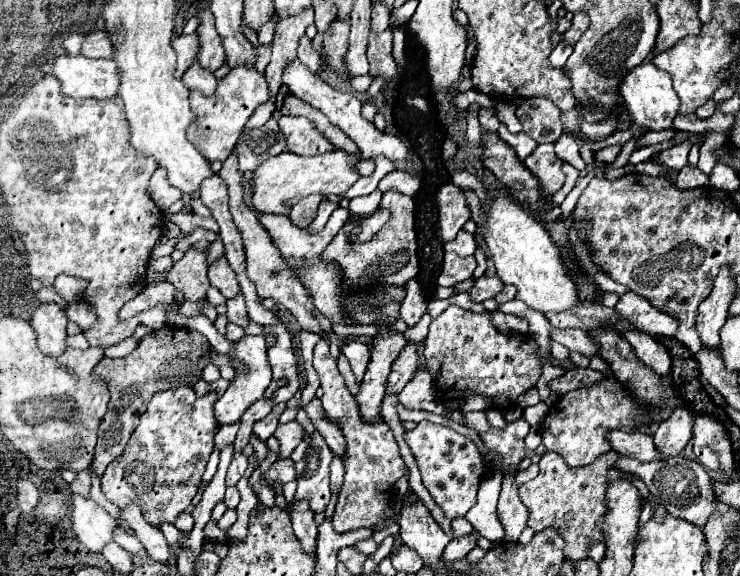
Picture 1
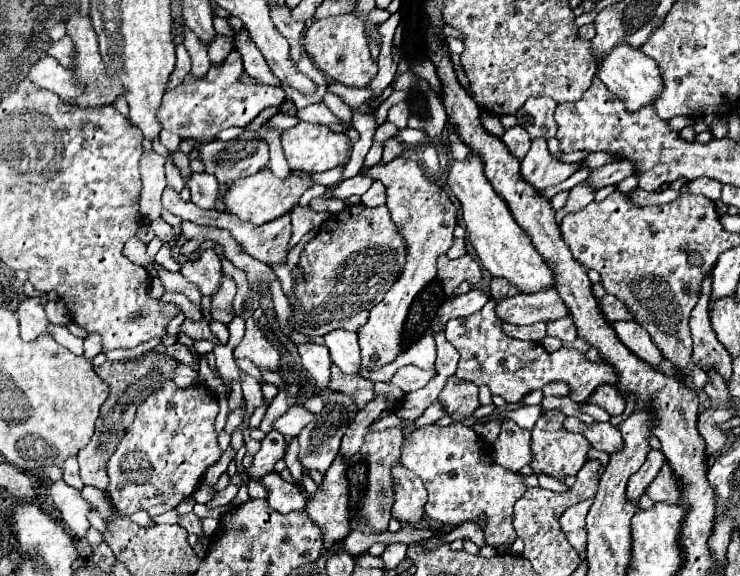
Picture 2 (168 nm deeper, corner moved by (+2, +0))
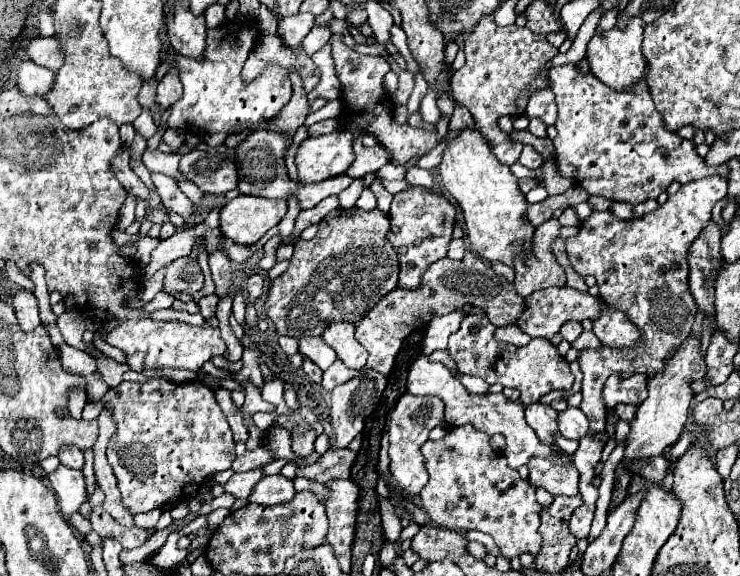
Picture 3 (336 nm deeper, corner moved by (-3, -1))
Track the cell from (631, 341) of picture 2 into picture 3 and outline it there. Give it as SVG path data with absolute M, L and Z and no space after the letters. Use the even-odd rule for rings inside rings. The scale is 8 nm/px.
M607 308L595 322L593 334L609 348L631 348L639 342L639 328L615 308Z

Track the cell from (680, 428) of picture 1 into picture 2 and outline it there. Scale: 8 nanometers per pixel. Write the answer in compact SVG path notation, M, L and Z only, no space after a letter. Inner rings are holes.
M650 451L646 463L640 467L638 473L634 473L634 477L630 477L630 483L628 483L628 489L626 489L626 497L632 501L632 503L638 503L640 497L646 493L646 489L652 485L656 473L658 473L658 467L662 467L664 463L664 455L662 451Z

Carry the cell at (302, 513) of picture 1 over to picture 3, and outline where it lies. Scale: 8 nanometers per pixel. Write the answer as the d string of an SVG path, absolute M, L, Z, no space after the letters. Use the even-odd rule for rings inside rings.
M275 474L275 476L263 476L255 484L255 488L253 488L251 496L249 496L249 502L275 506L275 504L291 502L293 496L295 496L293 480L285 478L283 474Z

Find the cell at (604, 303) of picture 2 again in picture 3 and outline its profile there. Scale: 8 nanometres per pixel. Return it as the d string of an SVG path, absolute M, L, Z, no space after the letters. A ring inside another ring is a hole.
M553 286L553 288L545 288L545 290L537 290L535 294L527 296L527 310L523 312L523 316L517 320L517 326L527 332L529 336L537 338L551 338L553 334L559 332L559 328L569 322L569 320L595 320L599 318L599 314L609 308L609 304L605 304L603 298L599 296L591 296L587 292L579 292L575 288L569 288L569 286Z

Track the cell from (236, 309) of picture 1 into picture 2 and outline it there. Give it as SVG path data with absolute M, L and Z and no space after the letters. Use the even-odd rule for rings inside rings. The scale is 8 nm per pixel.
M222 277L218 291L212 295L212 319L220 321L224 325L228 325L234 317L234 309L232 309L232 299L236 293L236 283L230 277Z

